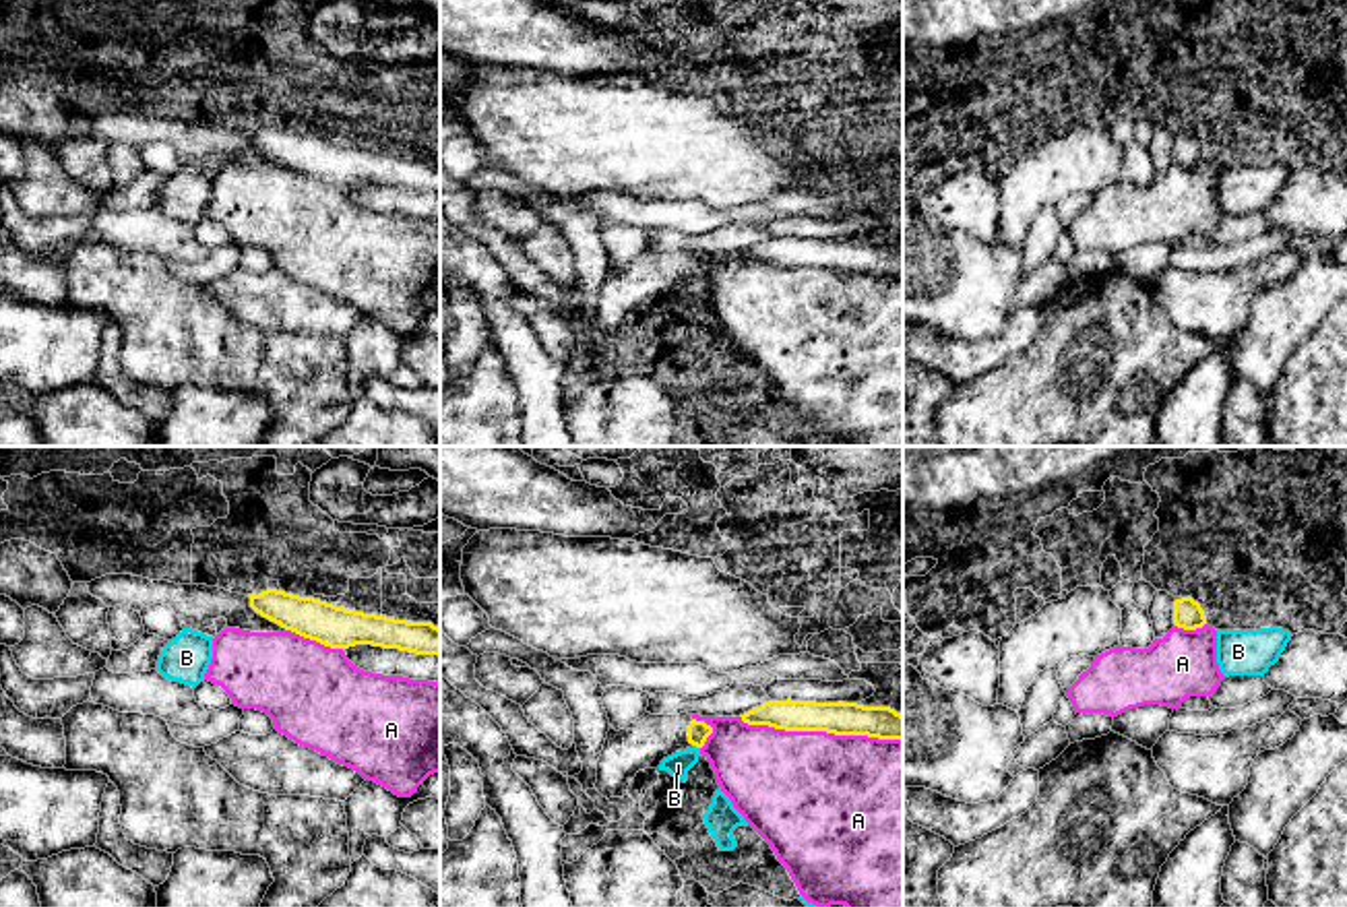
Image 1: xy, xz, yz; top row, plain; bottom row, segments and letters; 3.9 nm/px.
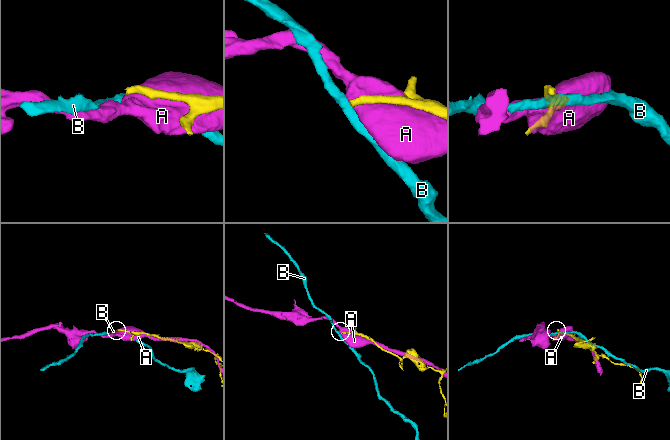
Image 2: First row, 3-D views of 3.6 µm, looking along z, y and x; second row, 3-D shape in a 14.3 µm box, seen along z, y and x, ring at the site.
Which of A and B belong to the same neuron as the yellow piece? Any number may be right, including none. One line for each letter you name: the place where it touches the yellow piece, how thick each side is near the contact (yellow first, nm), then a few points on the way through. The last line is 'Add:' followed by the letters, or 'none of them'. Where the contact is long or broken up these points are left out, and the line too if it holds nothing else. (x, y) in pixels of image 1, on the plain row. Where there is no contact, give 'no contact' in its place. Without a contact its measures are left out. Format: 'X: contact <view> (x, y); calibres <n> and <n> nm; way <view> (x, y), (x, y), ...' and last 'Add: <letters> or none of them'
Add: none of them

